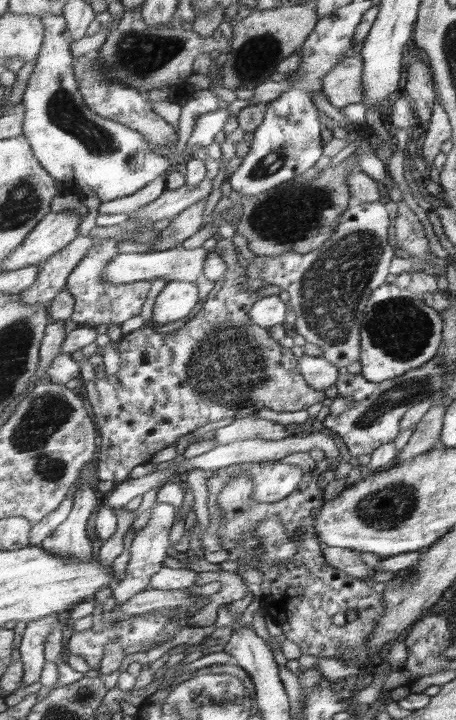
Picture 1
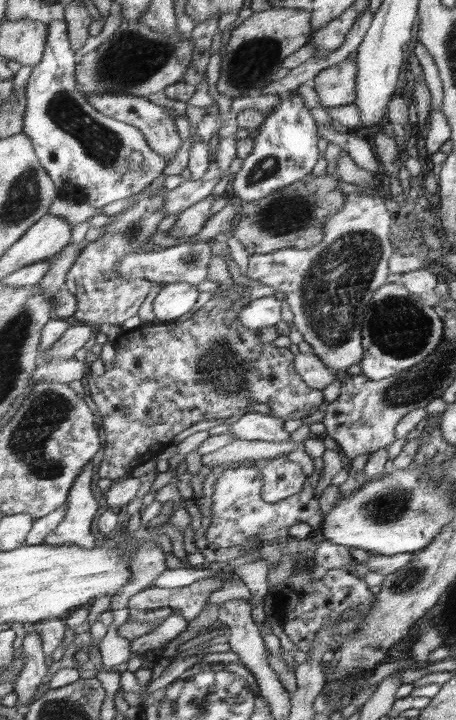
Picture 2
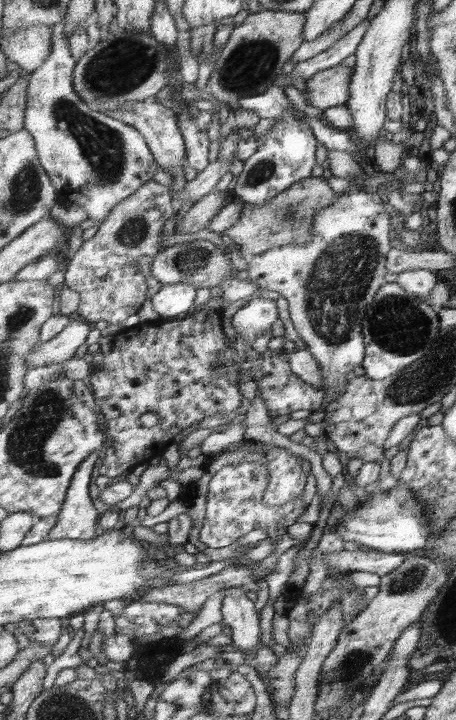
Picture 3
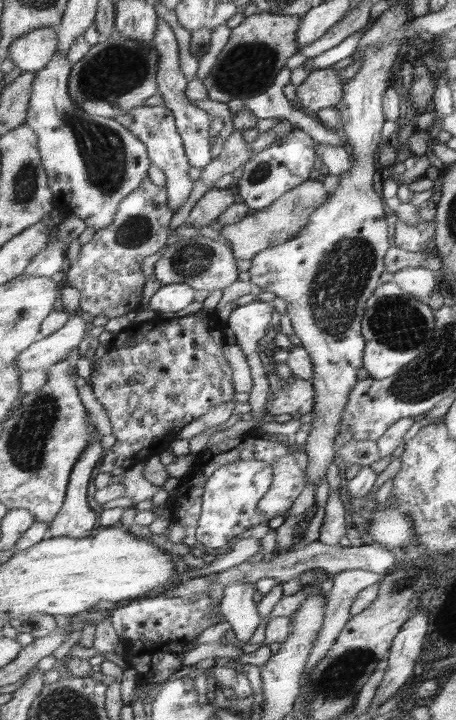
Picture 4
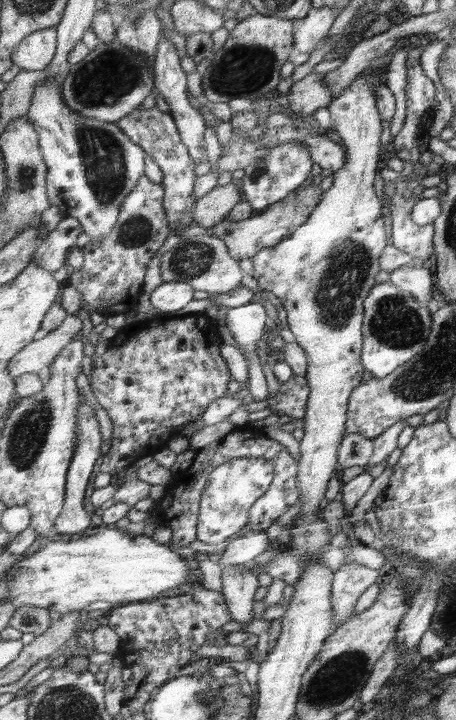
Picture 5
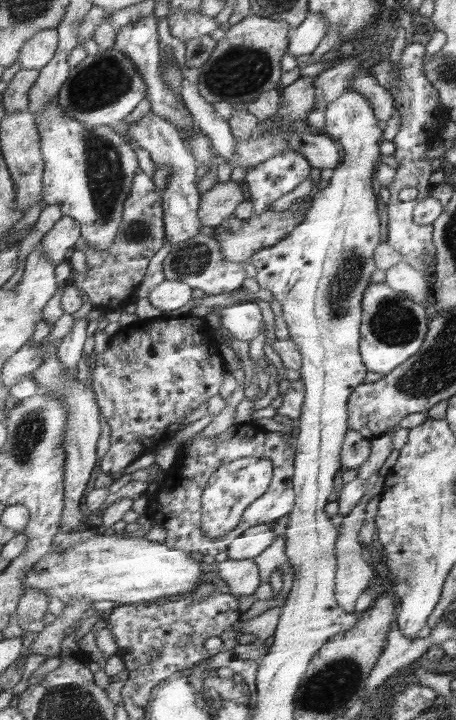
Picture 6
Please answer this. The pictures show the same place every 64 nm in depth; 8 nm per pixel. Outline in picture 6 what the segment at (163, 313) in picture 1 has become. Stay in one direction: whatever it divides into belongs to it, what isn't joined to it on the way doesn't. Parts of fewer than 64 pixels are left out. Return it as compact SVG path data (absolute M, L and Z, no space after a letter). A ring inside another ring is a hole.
M165 278L150 292L147 298L162 312L179 310L181 306L191 302L193 294L195 294L193 288L186 282Z

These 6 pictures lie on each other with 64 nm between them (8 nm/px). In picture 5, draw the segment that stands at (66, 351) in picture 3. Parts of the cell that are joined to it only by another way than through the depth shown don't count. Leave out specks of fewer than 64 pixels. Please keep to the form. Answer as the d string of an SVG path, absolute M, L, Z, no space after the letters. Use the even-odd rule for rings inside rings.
M69 315L57 330L49 332L42 339L37 338L27 344L10 362L9 371L17 378L25 373L40 373L45 376L50 366L57 360L59 352L75 341L83 330L83 320Z

